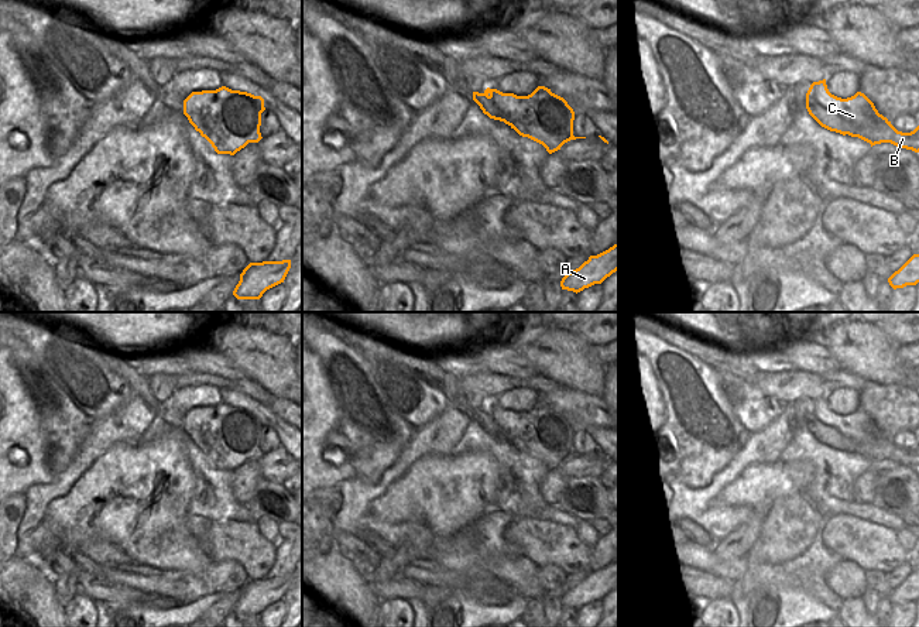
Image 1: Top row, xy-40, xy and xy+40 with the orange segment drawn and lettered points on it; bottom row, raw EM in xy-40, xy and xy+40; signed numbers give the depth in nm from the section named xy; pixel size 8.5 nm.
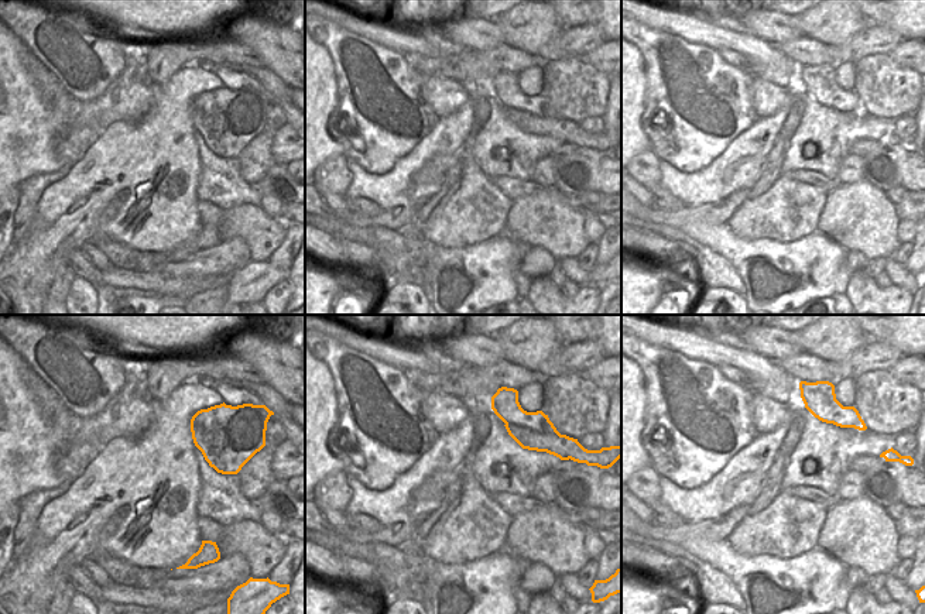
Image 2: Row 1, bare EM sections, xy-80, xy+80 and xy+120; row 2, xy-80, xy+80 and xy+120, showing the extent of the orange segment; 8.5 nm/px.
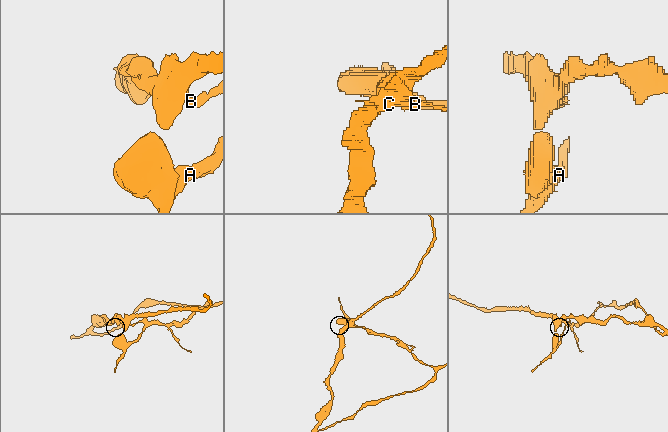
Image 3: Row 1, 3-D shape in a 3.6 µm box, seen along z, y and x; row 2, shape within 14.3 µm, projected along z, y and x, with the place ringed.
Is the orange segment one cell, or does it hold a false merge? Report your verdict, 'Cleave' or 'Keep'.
Cleave.

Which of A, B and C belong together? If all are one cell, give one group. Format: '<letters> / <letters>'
A C / B

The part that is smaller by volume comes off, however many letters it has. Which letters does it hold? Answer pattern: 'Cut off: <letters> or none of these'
Cut off: B.

